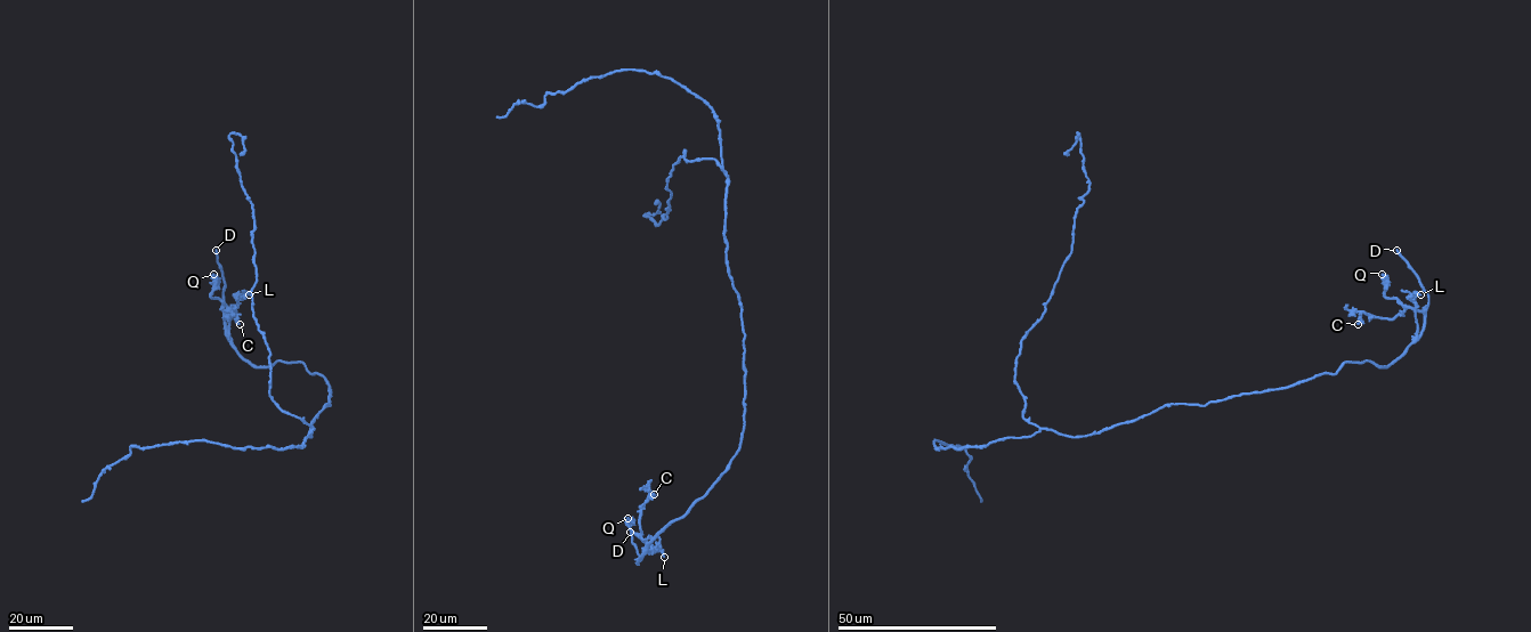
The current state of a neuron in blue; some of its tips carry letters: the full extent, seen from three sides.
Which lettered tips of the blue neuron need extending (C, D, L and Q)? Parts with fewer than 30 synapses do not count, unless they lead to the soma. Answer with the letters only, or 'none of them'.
D

